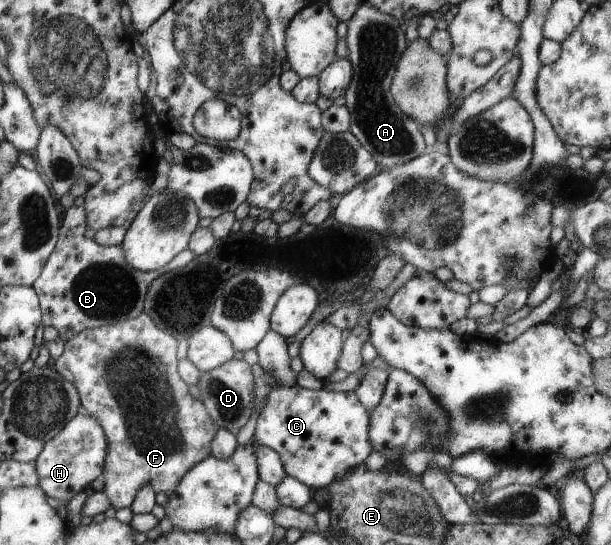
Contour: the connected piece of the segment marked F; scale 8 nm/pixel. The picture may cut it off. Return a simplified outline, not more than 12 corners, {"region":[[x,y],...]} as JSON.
{"region":[[142,313],[52,363],[104,428],[117,511],[170,496],[214,424]]}

